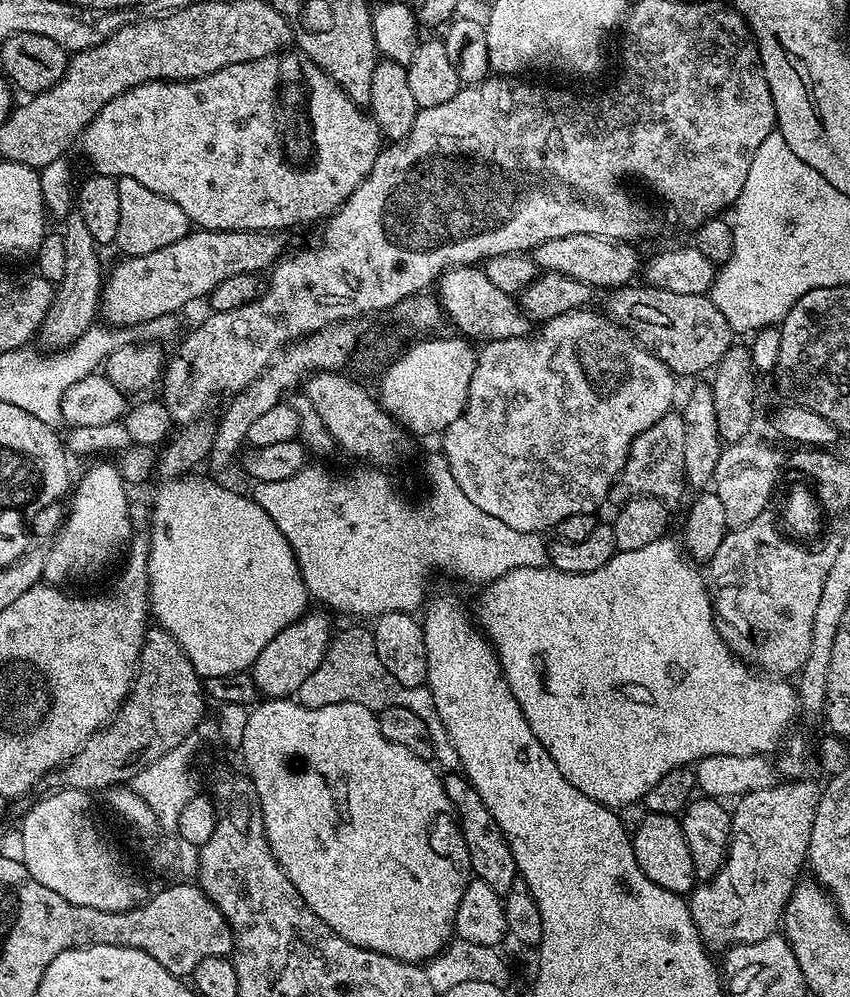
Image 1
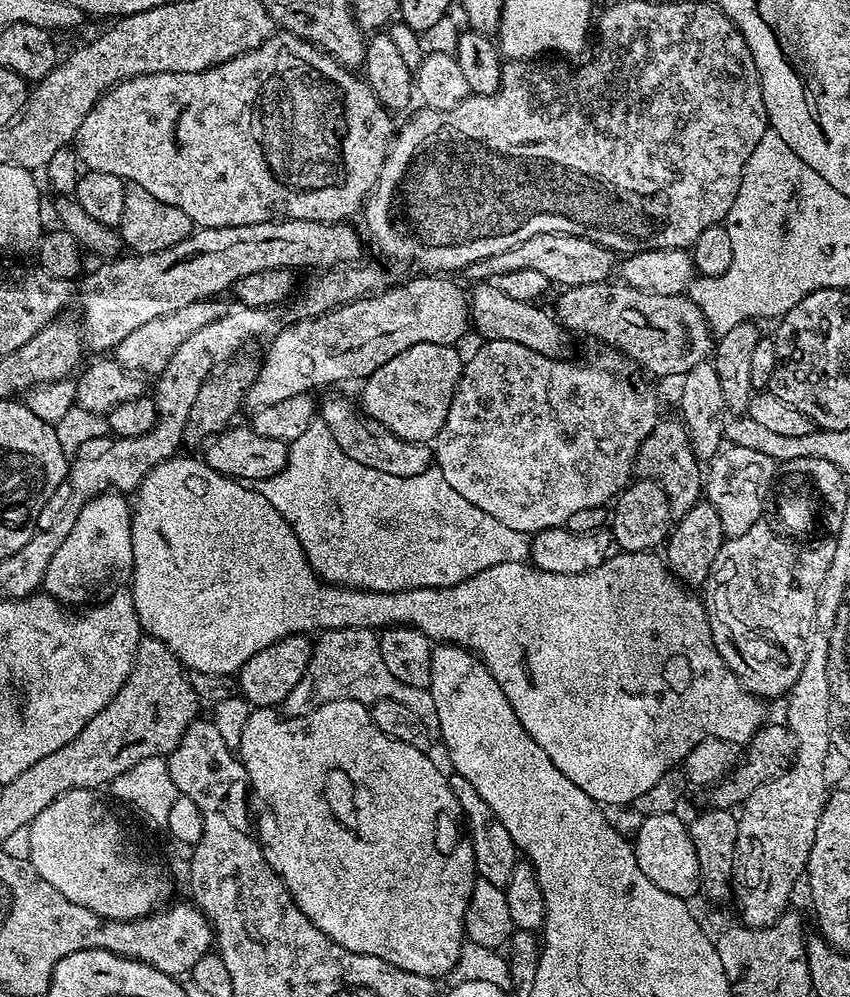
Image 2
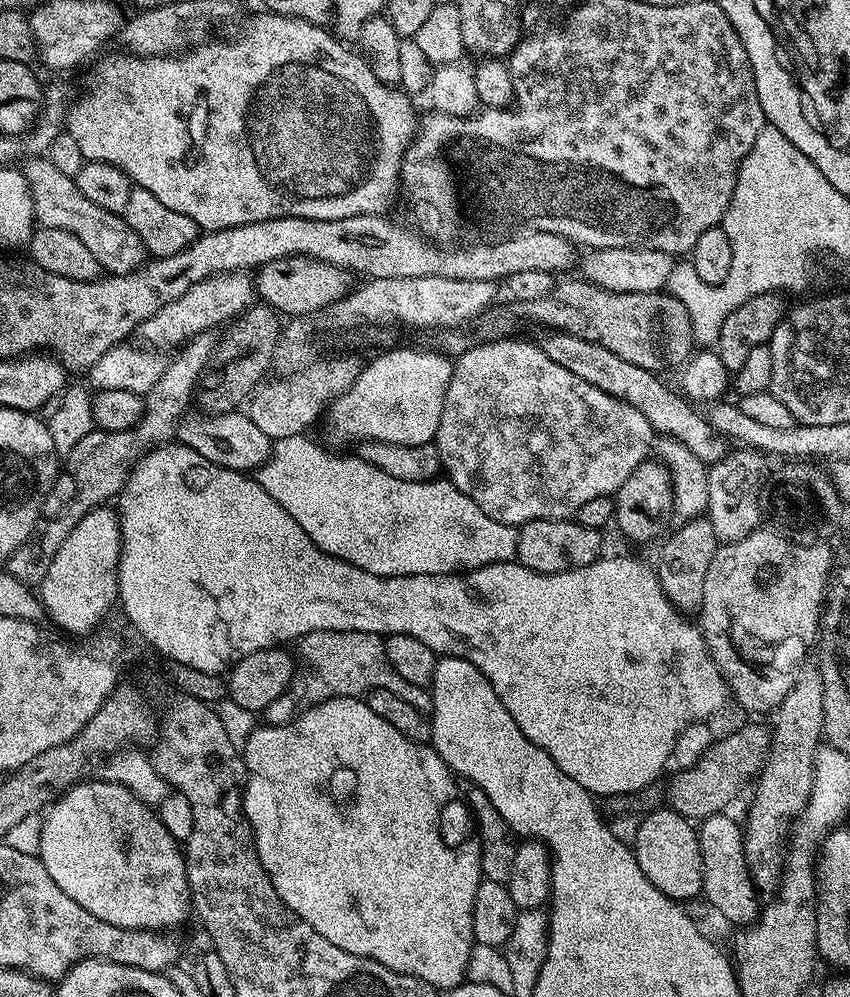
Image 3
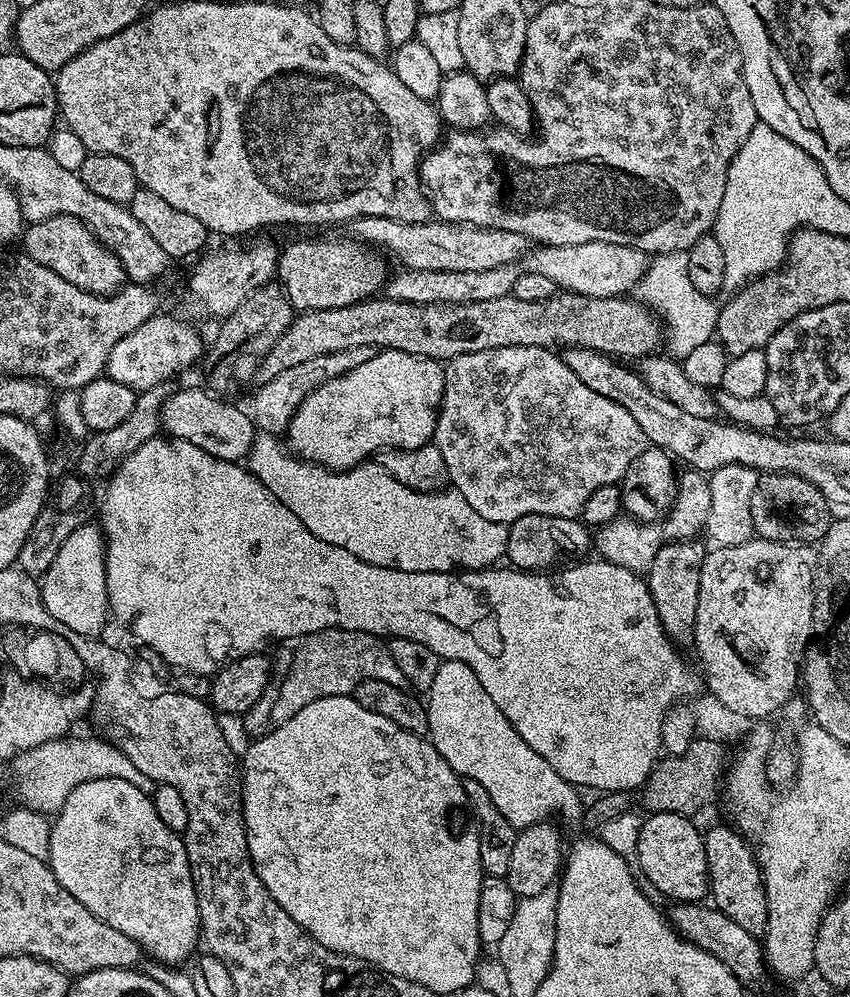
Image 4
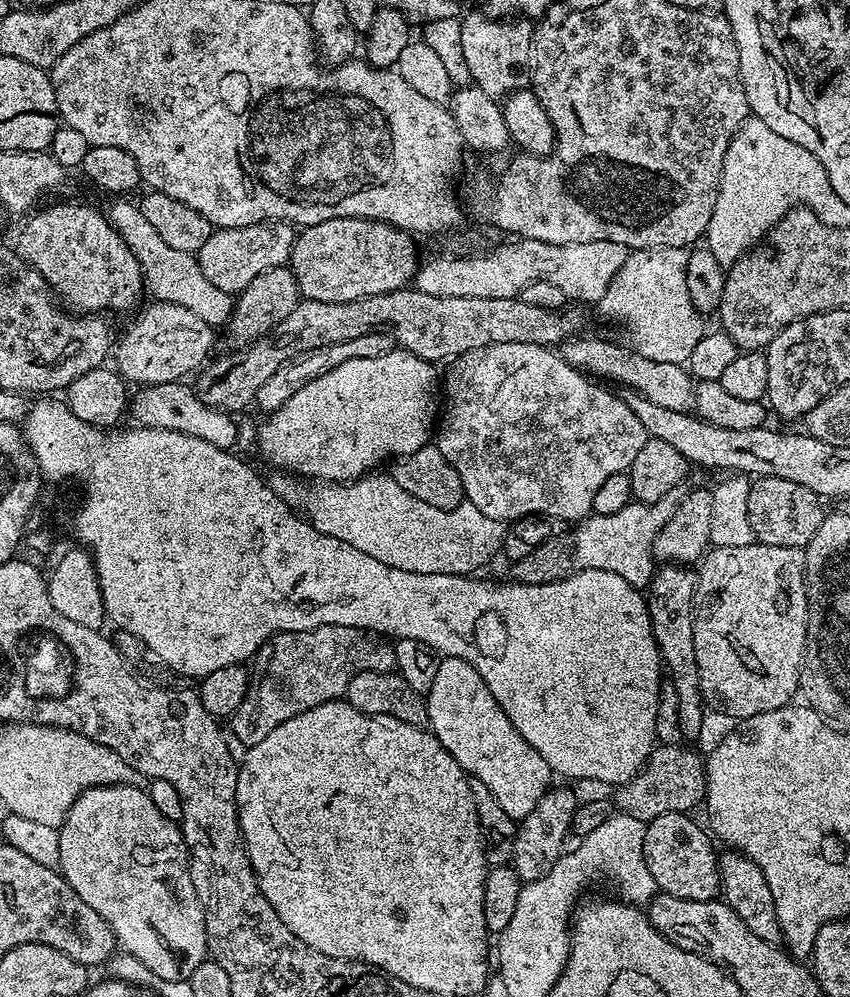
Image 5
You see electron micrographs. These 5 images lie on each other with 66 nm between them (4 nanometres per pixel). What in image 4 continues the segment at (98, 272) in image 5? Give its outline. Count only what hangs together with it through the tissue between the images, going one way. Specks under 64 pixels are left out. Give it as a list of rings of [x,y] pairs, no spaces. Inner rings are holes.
[[[51,216],[37,224],[28,224],[22,233],[23,251],[34,262],[54,270],[58,278],[66,278],[78,290],[110,296],[126,283],[124,267],[111,248],[104,247],[100,239],[84,223],[73,216]]]

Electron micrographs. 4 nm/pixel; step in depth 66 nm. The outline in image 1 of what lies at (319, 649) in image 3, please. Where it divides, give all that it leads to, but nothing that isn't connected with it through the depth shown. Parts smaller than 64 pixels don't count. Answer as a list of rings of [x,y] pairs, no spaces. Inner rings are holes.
[[[367,627],[348,628],[345,632],[337,631],[333,635],[332,643],[328,645],[328,652],[322,658],[318,670],[314,670],[314,674],[310,674],[306,682],[302,682],[302,686],[296,691],[295,699],[307,708],[354,702],[366,706],[377,714],[383,708],[390,706],[402,706],[406,710],[414,710],[414,714],[418,714],[418,718],[426,722],[426,730],[430,730],[435,763],[444,770],[456,770],[461,767],[459,752],[438,714],[432,691],[427,686],[422,688],[402,686],[402,682],[398,682],[398,678],[394,678],[394,674],[390,674],[390,670],[382,666],[382,658],[378,658],[374,638]]]

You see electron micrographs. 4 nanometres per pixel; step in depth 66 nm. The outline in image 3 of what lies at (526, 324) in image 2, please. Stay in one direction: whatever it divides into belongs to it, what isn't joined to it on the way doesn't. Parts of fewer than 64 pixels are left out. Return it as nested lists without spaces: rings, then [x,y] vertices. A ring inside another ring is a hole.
[[[551,330],[545,331],[543,335],[539,337],[538,343],[546,358],[570,370],[570,374],[582,378],[582,382],[590,382],[590,386],[598,386],[598,390],[634,406],[638,414],[650,422],[653,433],[678,438],[682,446],[686,446],[703,464],[709,466],[717,464],[726,454],[725,437],[703,415],[699,416],[692,409],[695,407],[675,387],[667,388],[657,373],[642,370],[642,366],[634,366],[626,362],[626,358],[618,358],[618,354],[606,350],[606,346],[598,346],[598,342],[586,342],[586,338],[574,338],[574,334]]]

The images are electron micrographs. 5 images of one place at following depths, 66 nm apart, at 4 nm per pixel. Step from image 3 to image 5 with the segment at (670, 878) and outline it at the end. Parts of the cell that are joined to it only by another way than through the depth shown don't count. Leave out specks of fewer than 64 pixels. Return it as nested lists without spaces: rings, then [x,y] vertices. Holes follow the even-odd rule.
[[[675,812],[647,821],[644,839],[646,870],[654,874],[654,882],[660,892],[687,900],[714,900],[720,886],[718,852],[712,849],[709,833],[703,827],[700,829],[692,818],[683,812]]]

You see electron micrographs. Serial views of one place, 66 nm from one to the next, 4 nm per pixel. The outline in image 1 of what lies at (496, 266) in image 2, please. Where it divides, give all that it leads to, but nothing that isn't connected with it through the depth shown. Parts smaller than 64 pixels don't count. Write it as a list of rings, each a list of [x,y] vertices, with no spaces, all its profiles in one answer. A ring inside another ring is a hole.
[[[570,234],[566,238],[550,238],[533,248],[530,255],[537,269],[557,272],[566,278],[588,284],[593,290],[615,290],[633,283],[642,268],[642,256],[631,243],[611,240],[594,234]]]

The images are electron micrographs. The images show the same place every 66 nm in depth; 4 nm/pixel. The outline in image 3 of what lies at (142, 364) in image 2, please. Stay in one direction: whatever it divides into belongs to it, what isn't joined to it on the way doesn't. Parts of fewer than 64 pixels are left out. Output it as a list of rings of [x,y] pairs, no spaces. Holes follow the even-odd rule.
[[[217,272],[214,276],[207,276],[202,282],[190,286],[182,298],[162,306],[158,314],[146,318],[138,329],[145,345],[156,350],[164,348],[175,349],[195,336],[204,332],[216,330],[219,324],[227,325],[242,312],[248,311],[254,300],[254,280],[248,272]]]

